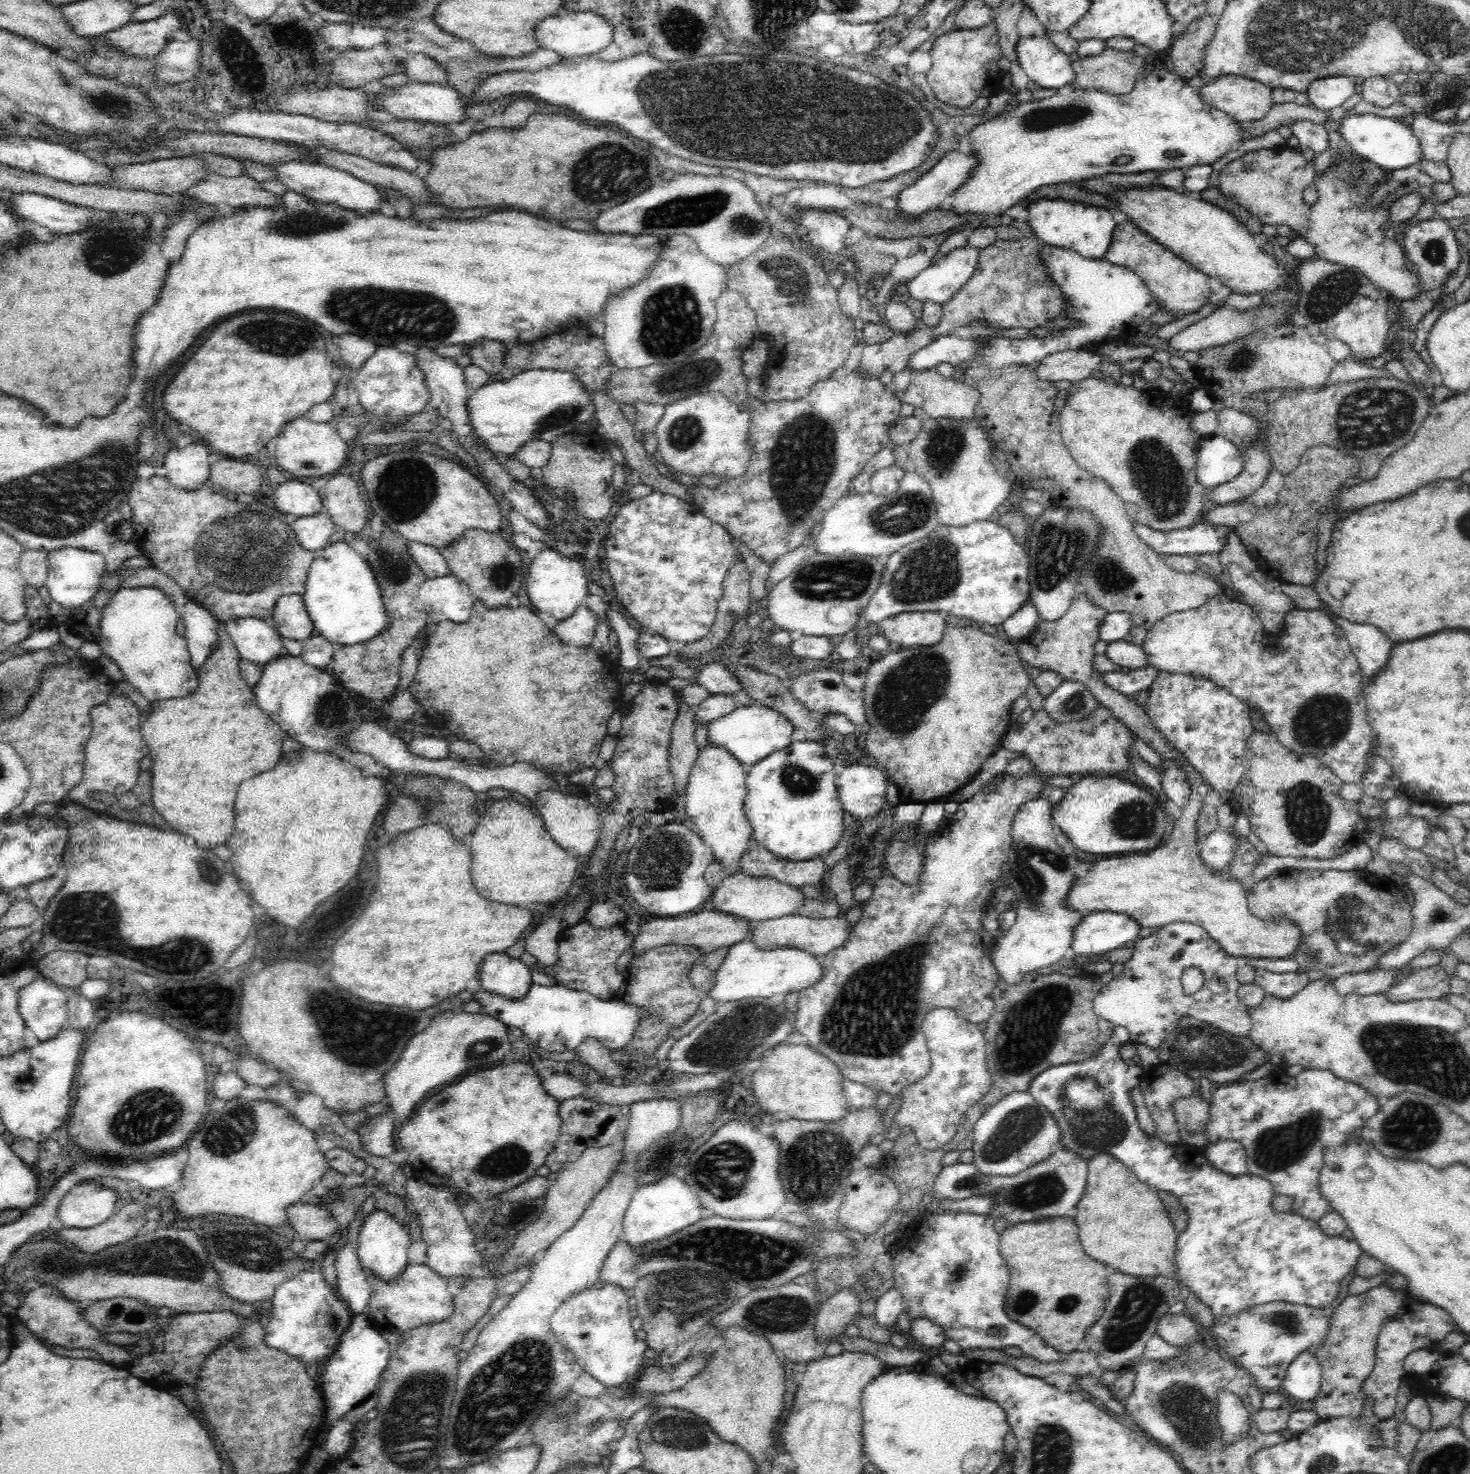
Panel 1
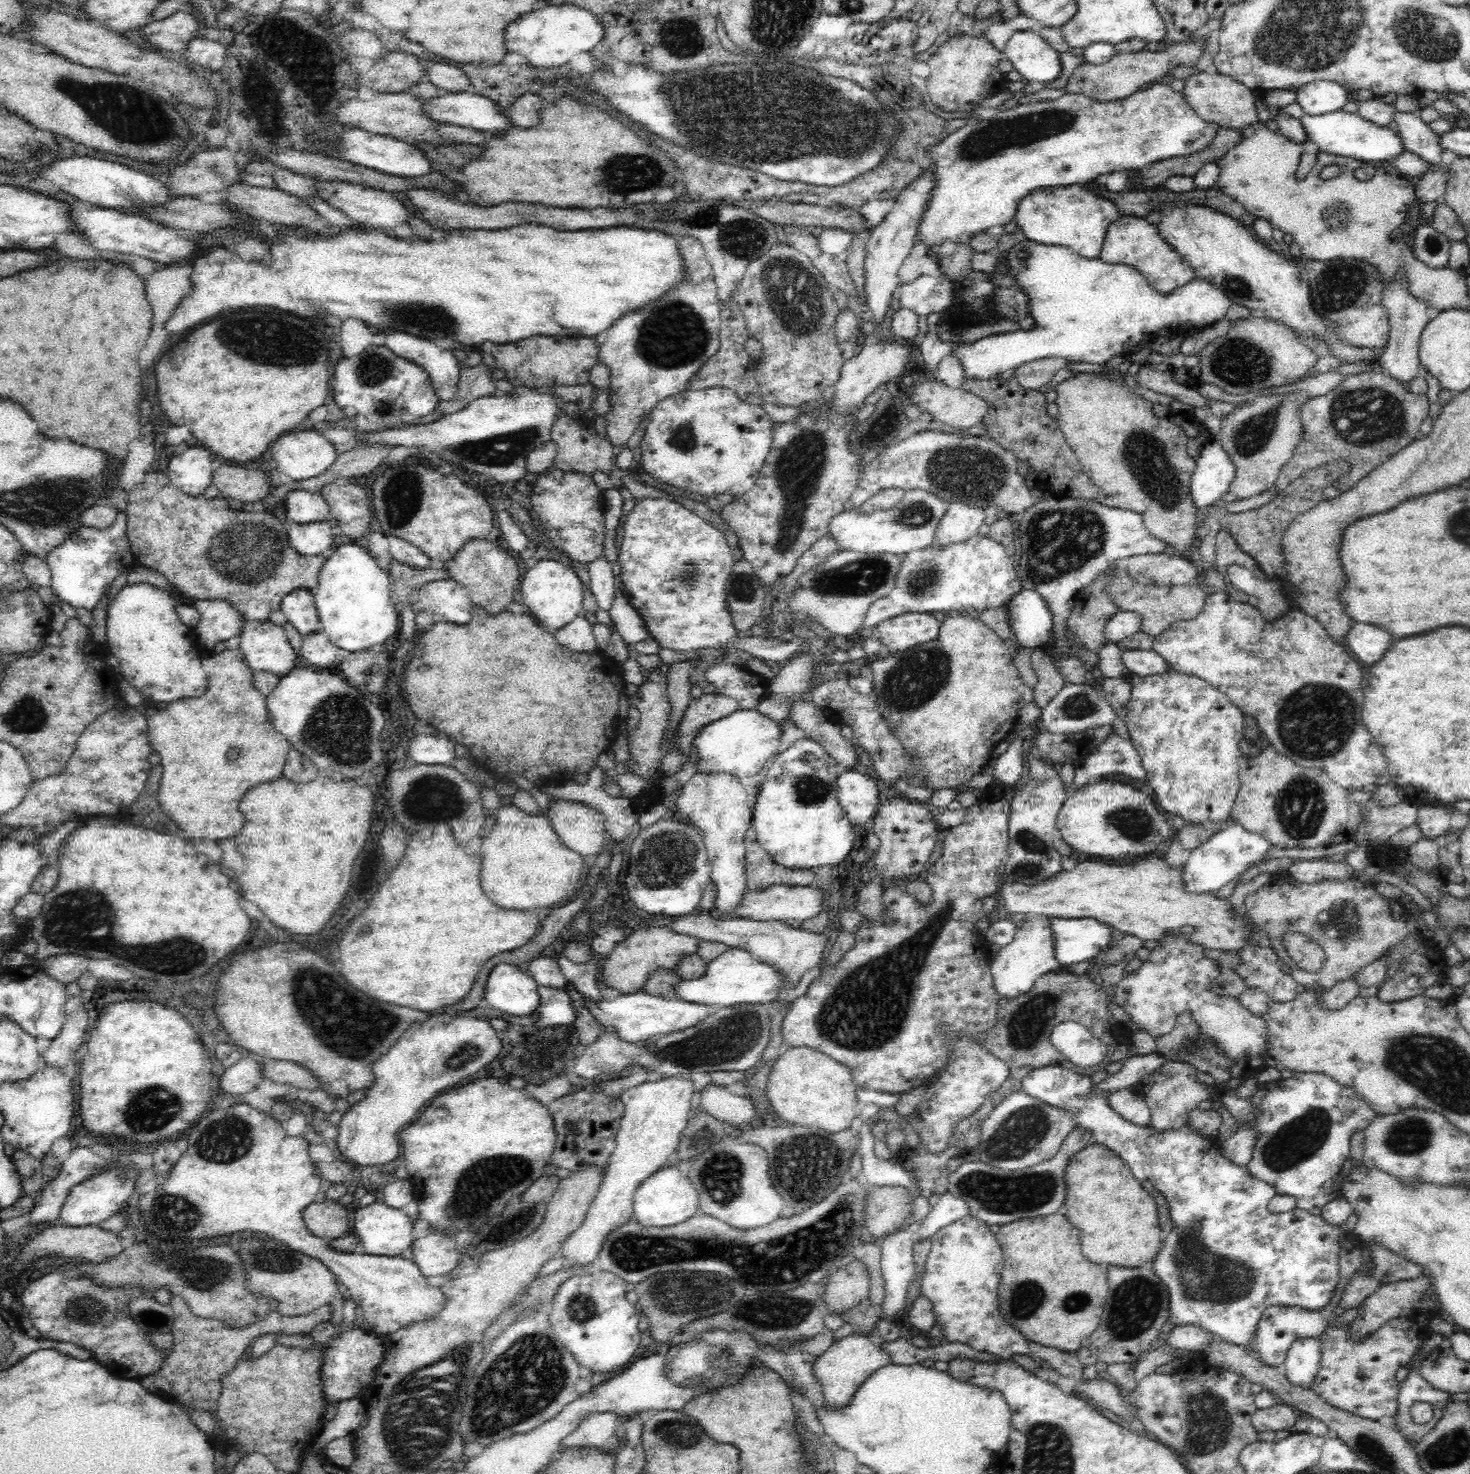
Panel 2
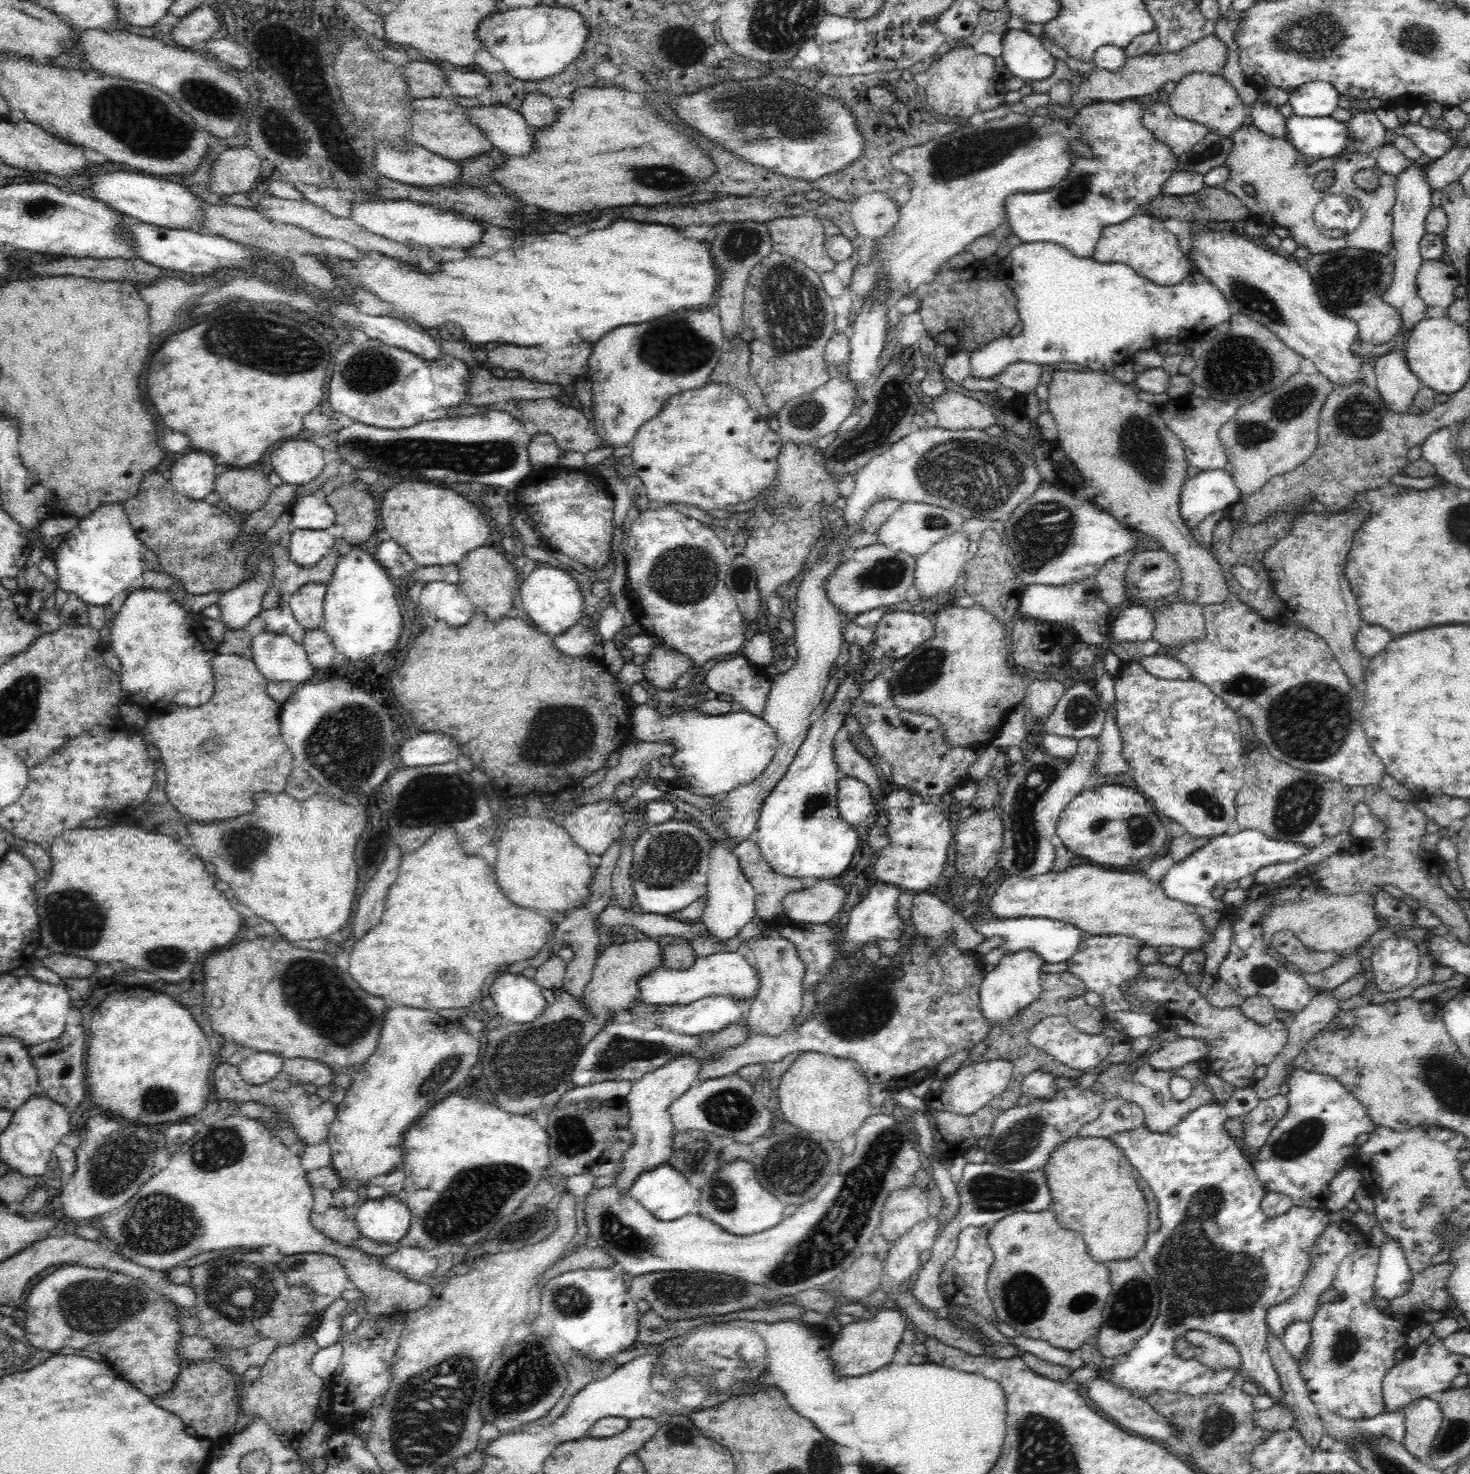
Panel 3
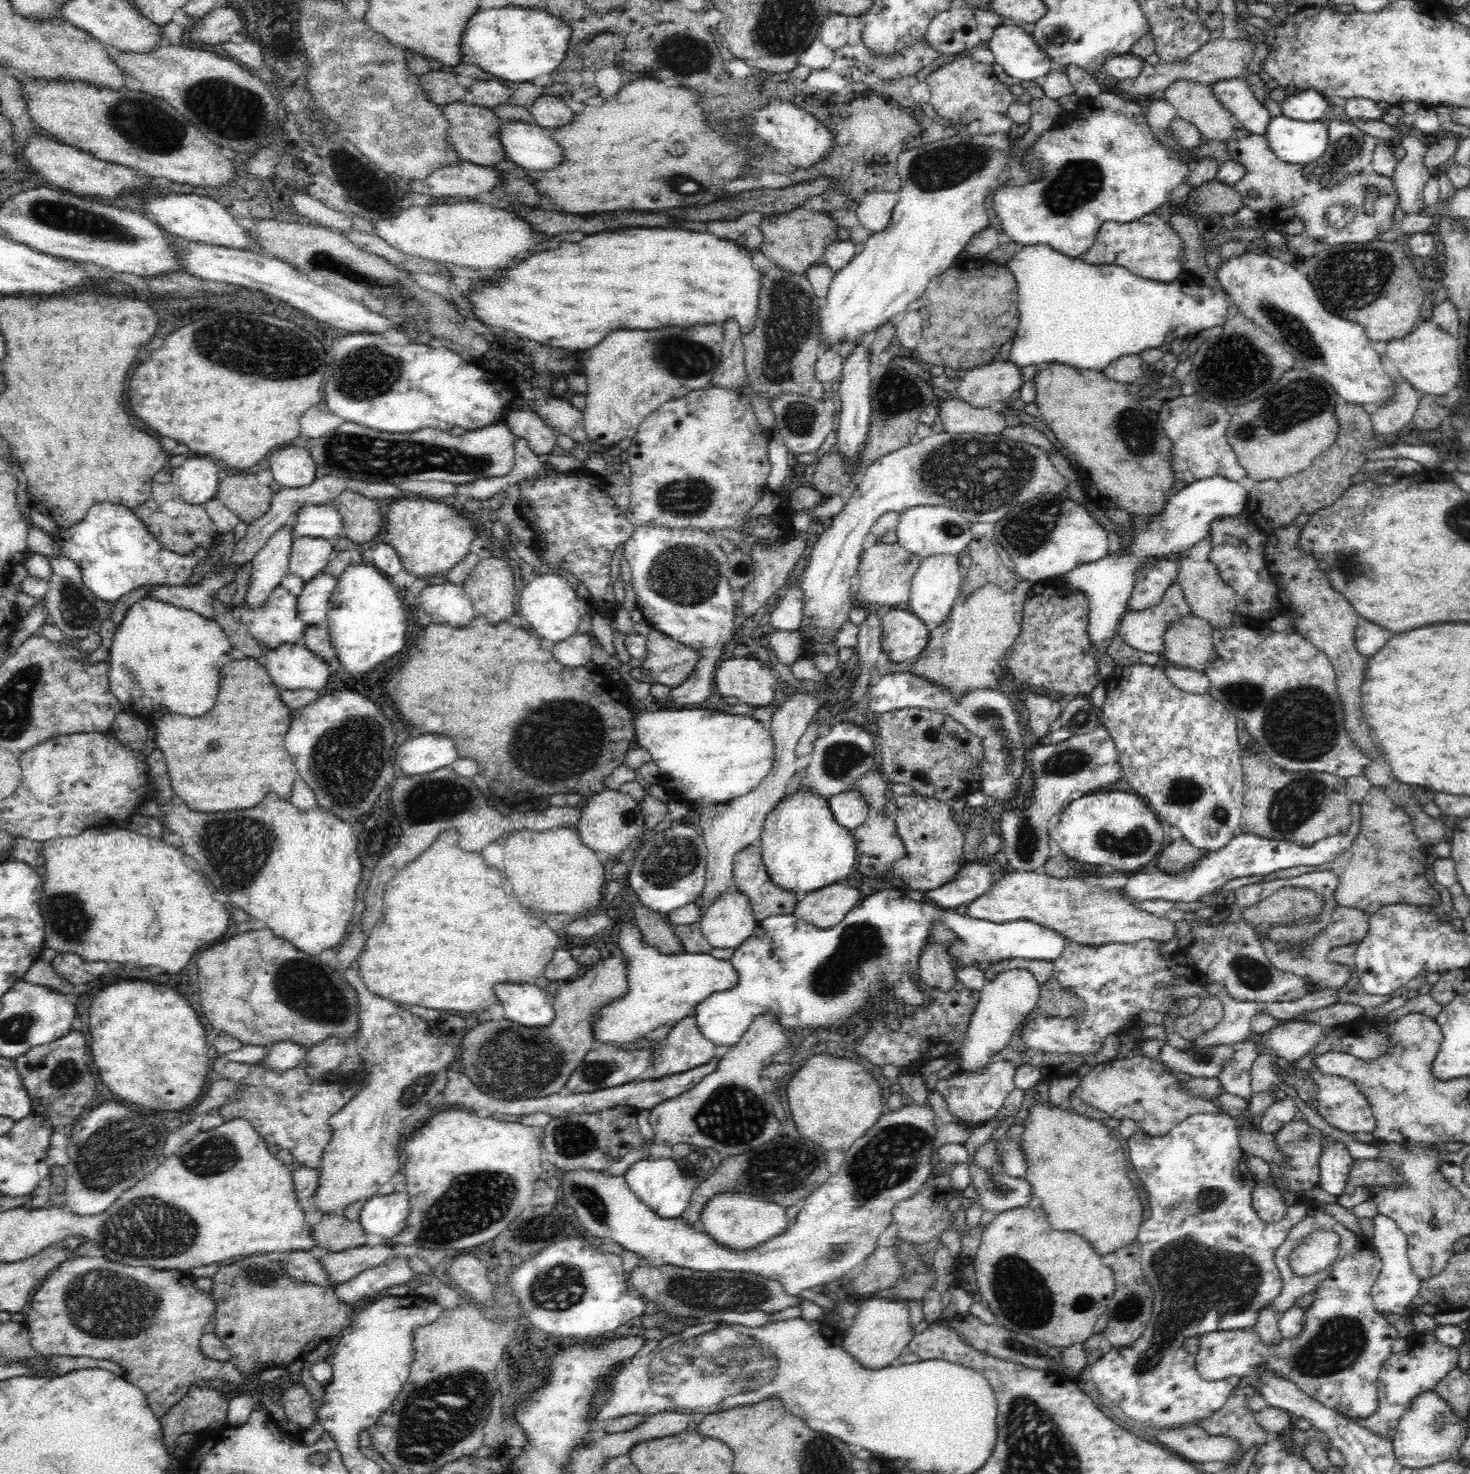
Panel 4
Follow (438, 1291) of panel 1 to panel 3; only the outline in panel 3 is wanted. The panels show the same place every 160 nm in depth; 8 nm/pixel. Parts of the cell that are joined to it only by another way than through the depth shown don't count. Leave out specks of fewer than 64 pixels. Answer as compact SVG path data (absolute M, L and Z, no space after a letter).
M236 1115L225 1117L210 1125L204 1126L192 1140L188 1140L186 1144L182 1144L180 1152L172 1154L170 1156L169 1163L164 1170L160 1170L158 1174L154 1174L142 1188L140 1192L136 1192L136 1196L132 1196L132 1200L128 1200L128 1204L124 1204L114 1213L108 1213L103 1215L100 1220L97 1220L99 1224L98 1230L103 1230L104 1234L110 1238L110 1242L115 1243L116 1253L120 1253L124 1259L135 1262L140 1266L146 1266L150 1270L158 1270L162 1272L168 1272L172 1268L188 1263L192 1256L198 1256L198 1254L204 1254L204 1252L212 1252L212 1250L224 1250L224 1248L234 1248L234 1246L244 1246L244 1248L262 1248L262 1250L272 1250L278 1248L278 1252L282 1255L295 1255L300 1253L318 1252L321 1255L335 1256L339 1260L339 1264L345 1268L349 1274L349 1280L354 1282L355 1287L358 1290L362 1290L366 1294L366 1310L370 1314L386 1318L388 1315L398 1315L400 1312L408 1312L413 1314L415 1311L420 1310L423 1306L426 1306L432 1296L432 1287L426 1283L420 1281L413 1281L404 1276L399 1270L382 1268L378 1262L372 1264L372 1260L368 1260L368 1254L360 1254L360 1250L352 1247L346 1247L340 1245L336 1241L328 1238L326 1235L318 1232L311 1223L310 1215L313 1212L313 1198L311 1185L307 1180L307 1172L300 1164L299 1155L294 1155L284 1144L281 1144L278 1138L276 1138L266 1126L262 1126L260 1120L256 1120L244 1115Z

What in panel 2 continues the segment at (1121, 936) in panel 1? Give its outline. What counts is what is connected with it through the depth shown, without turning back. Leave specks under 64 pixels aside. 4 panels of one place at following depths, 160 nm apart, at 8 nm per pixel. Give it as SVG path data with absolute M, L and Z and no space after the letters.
M1050 918L1055 938L1055 957L1062 968L1090 961L1102 948L1107 948L1115 932L1110 925L1086 918Z

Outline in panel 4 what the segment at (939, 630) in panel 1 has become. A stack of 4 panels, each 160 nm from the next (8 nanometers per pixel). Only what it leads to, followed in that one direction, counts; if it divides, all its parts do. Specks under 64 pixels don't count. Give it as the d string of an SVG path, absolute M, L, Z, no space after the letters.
M890 609L882 616L881 625L881 649L891 662L910 663L926 648L926 625L910 610Z

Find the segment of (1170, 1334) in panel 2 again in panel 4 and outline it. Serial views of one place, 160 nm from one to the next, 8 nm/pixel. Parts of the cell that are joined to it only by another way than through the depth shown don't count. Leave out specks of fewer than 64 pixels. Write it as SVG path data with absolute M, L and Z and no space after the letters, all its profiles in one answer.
M1369 1243L1340 1257L1332 1265L1330 1274L1314 1290L1314 1300L1304 1309L1300 1332L1294 1338L1281 1337L1276 1342L1264 1342L1254 1326L1201 1335L1199 1351L1194 1356L1198 1375L1206 1381L1222 1381L1232 1376L1243 1379L1266 1365L1276 1377L1292 1381L1301 1392L1346 1418L1358 1420L1375 1414L1379 1406L1376 1384L1379 1372L1392 1354L1392 1342L1399 1337L1394 1327L1383 1323L1384 1318L1376 1311L1372 1302L1371 1288L1378 1280L1382 1267L1379 1252Z

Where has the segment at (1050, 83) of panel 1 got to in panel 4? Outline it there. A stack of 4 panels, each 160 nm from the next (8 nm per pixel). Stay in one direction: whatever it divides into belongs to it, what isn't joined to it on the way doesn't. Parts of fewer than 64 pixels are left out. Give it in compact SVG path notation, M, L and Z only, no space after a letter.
M1009 21L992 30L992 38L984 41L1006 75L1015 81L1032 81L1048 75L1054 68L1050 57L1036 44L1030 34Z

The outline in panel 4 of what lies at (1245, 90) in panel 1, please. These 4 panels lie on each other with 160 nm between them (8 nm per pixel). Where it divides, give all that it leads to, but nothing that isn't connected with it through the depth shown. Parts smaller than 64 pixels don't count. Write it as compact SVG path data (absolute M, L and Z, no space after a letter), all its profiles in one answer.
M1178 80L1165 91L1163 98L1177 110L1177 116L1180 119L1188 121L1200 131L1202 138L1227 141L1232 136L1234 121L1231 118L1231 112L1219 103L1218 98L1211 92L1210 85L1202 85L1198 81Z

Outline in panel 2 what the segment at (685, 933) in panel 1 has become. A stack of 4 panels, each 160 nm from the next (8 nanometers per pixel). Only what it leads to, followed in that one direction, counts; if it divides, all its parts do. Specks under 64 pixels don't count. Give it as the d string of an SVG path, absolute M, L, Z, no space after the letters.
M664 926L638 930L612 948L612 952L604 960L602 982L618 990L619 994L642 991L654 972L658 969L675 969L682 958L696 953L699 942L699 938L683 936L682 933L676 933Z

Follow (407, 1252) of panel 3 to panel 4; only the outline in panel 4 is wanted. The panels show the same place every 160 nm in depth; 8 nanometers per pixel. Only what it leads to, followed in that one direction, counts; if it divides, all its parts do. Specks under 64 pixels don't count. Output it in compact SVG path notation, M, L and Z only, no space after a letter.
M394 1257L387 1263L356 1274L343 1283L335 1283L334 1292L340 1302L349 1306L360 1298L378 1298L391 1286L416 1283L416 1273L410 1268L406 1257Z

